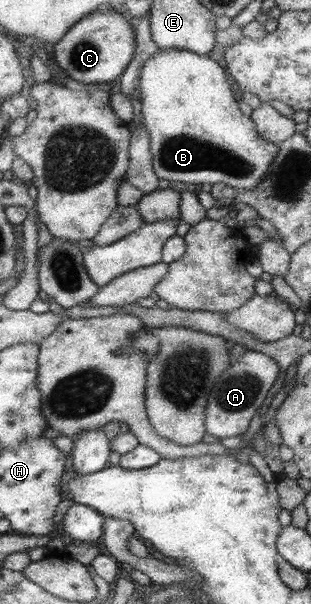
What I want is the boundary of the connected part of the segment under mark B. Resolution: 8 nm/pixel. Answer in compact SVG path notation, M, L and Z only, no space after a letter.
M159 49L152 56L148 57L140 69L138 78L137 90L139 93L139 102L141 104L141 114L144 126L148 130L149 136L149 150L151 152L152 170L156 173L156 177L163 178L164 180L172 180L172 182L184 182L184 184L216 184L224 183L226 186L231 186L236 189L252 189L258 185L258 181L262 181L264 173L268 171L270 163L278 153L278 144L272 144L272 142L266 142L266 140L260 139L256 130L254 130L254 124L250 118L238 109L237 102L234 100L234 94L230 92L230 86L226 79L224 70L207 55L194 54L188 50L178 49Z

